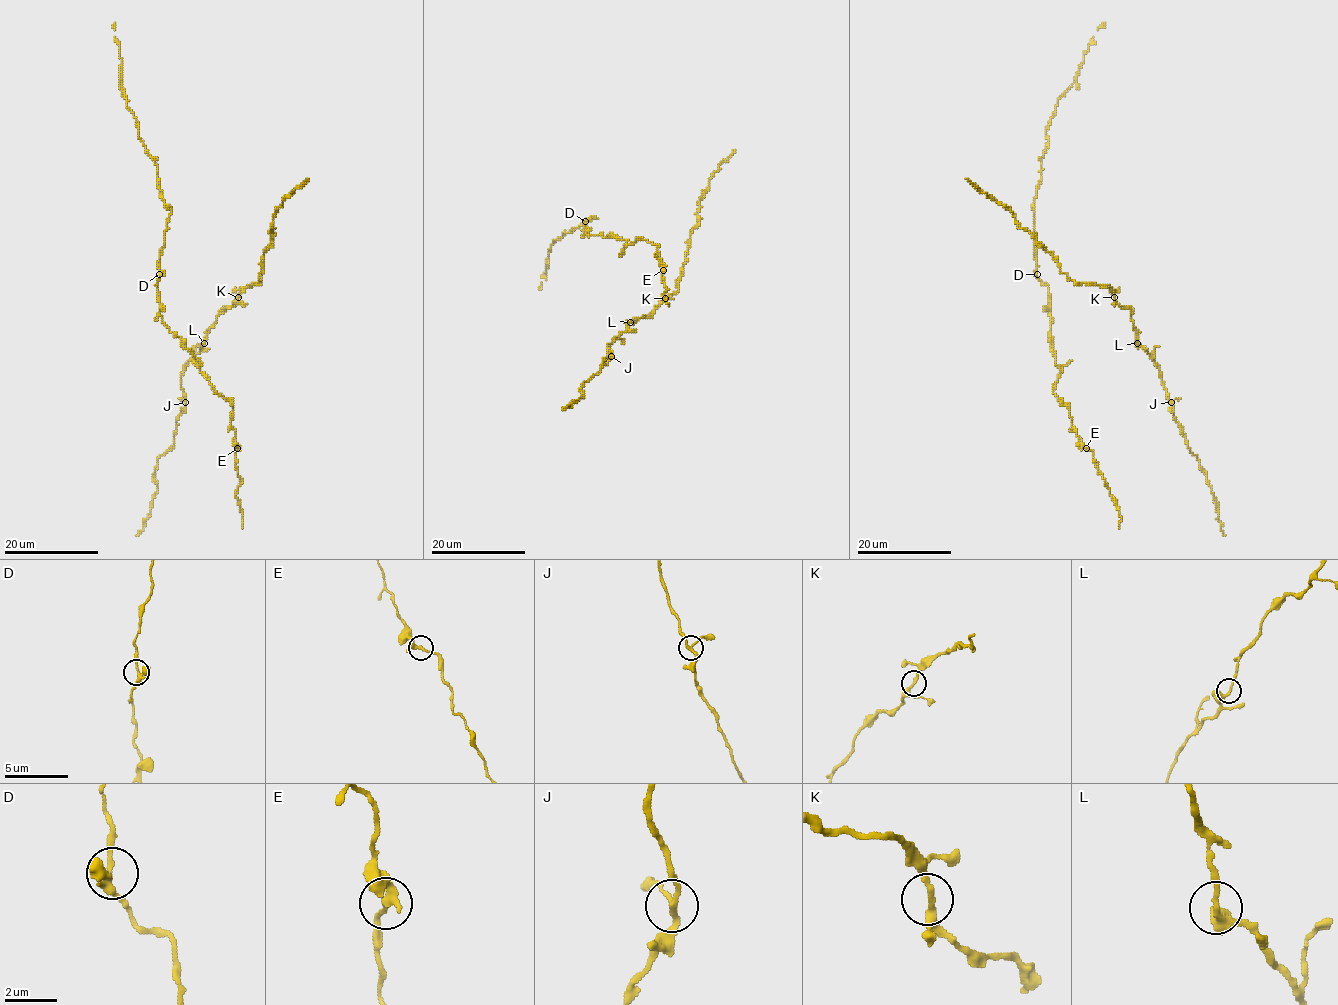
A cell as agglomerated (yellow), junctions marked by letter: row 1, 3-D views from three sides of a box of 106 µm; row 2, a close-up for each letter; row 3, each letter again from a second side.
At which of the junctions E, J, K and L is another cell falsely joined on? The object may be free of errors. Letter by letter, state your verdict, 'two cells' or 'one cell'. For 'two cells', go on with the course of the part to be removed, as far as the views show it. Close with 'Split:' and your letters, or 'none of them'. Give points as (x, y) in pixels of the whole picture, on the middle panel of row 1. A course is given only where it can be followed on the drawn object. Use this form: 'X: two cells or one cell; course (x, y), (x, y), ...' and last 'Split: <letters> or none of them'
E: one cell
J: one cell
K: one cell
L: one cell
Split: none of them

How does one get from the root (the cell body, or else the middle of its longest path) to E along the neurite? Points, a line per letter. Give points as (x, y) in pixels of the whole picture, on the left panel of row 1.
E: (190, 352), (199, 361), (200, 372), (212, 389), (232, 401), (231, 426), (237, 448)

